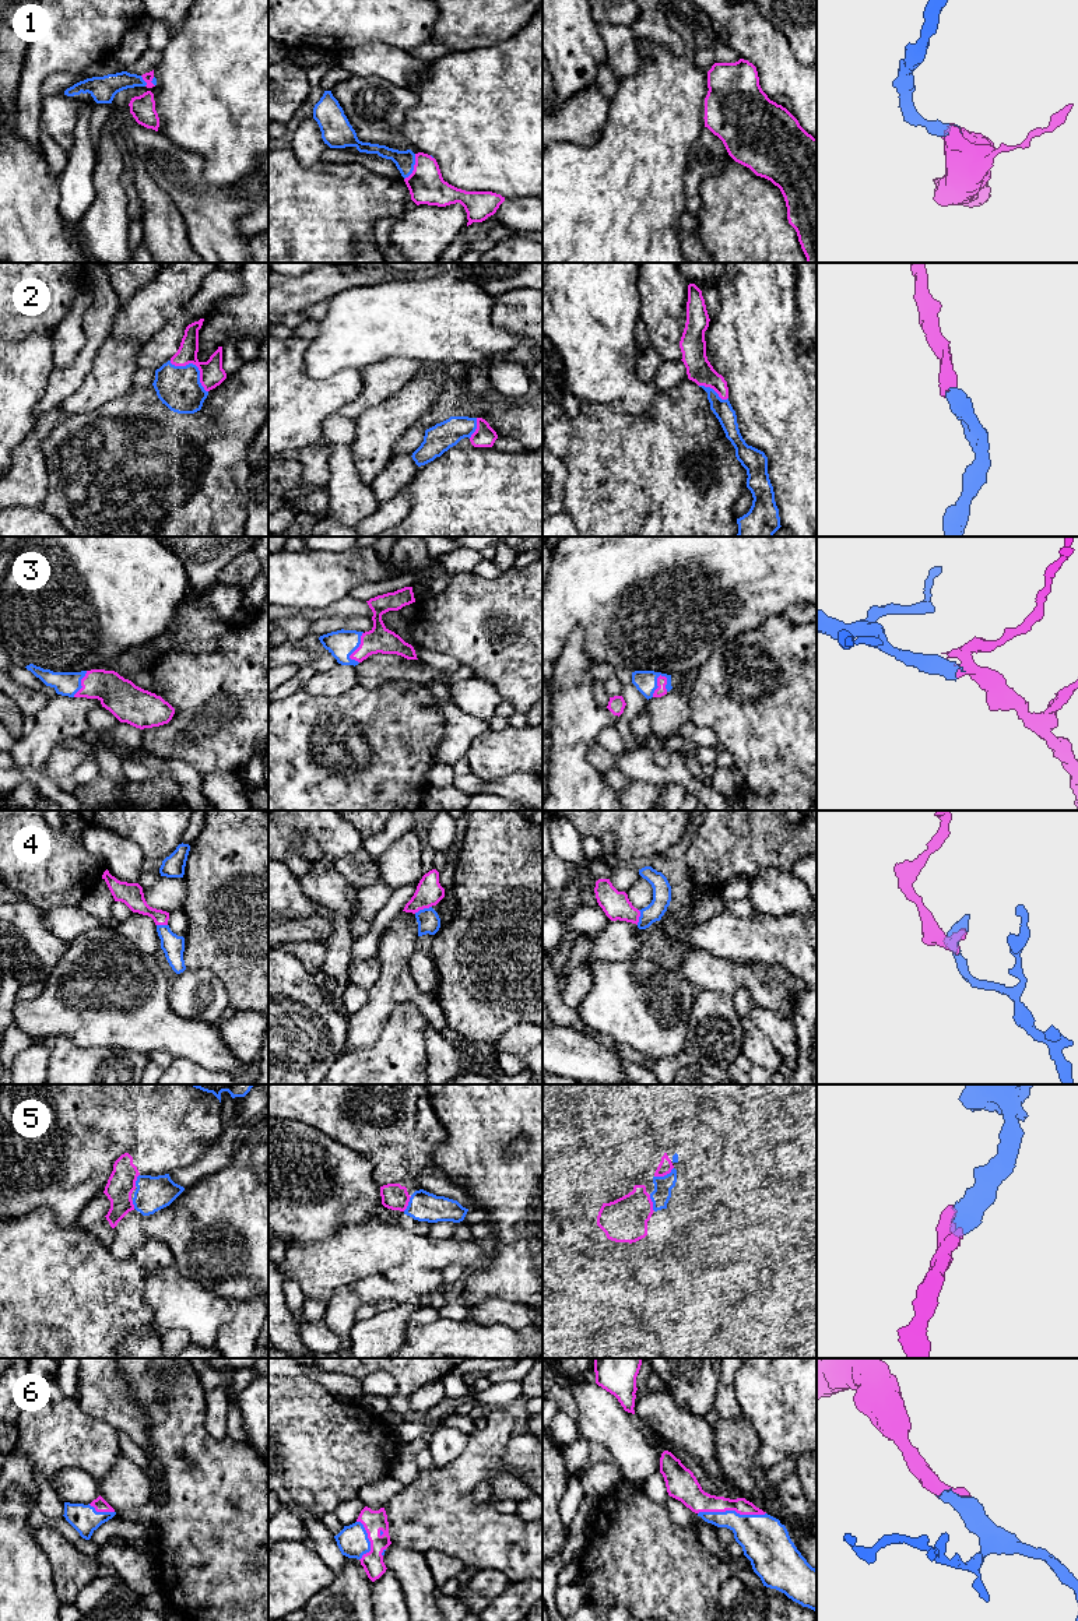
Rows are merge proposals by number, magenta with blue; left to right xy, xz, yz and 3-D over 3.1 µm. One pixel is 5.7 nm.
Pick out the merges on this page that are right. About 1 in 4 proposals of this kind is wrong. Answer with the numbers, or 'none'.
1, 2, 3, 4, 5, 6

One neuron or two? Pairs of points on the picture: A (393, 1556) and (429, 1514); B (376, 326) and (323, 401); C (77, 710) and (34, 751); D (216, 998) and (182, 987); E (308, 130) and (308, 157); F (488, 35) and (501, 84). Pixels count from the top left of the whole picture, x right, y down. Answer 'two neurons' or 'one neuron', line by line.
A: two neurons
B: two neurons
C: one neuron
D: one neuron
E: one neuron
F: two neurons

